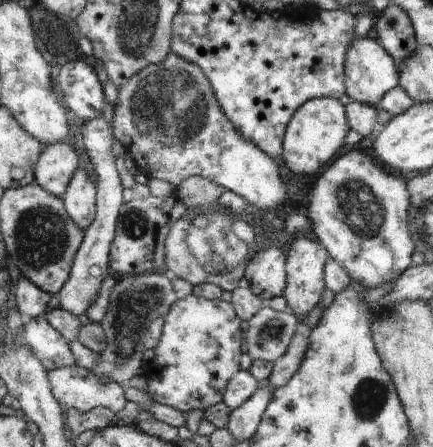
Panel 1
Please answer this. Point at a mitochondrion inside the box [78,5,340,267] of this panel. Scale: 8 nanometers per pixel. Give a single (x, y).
(170, 106)

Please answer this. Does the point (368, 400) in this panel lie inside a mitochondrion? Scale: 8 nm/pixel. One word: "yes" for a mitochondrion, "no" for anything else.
yes

